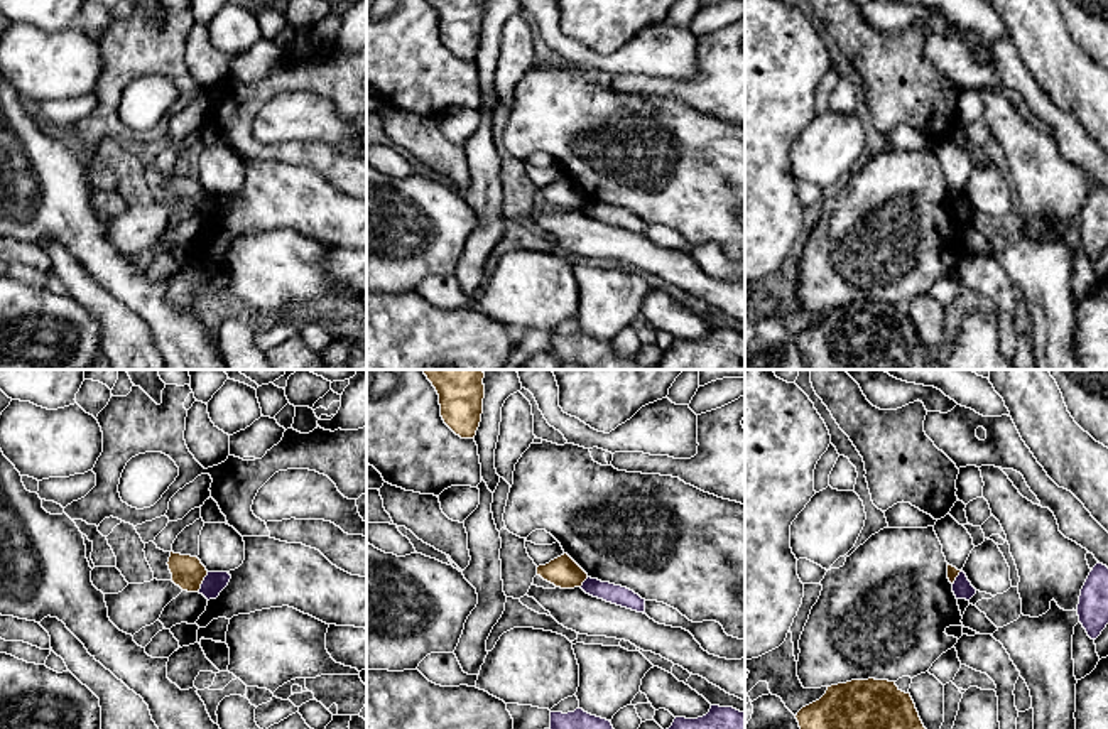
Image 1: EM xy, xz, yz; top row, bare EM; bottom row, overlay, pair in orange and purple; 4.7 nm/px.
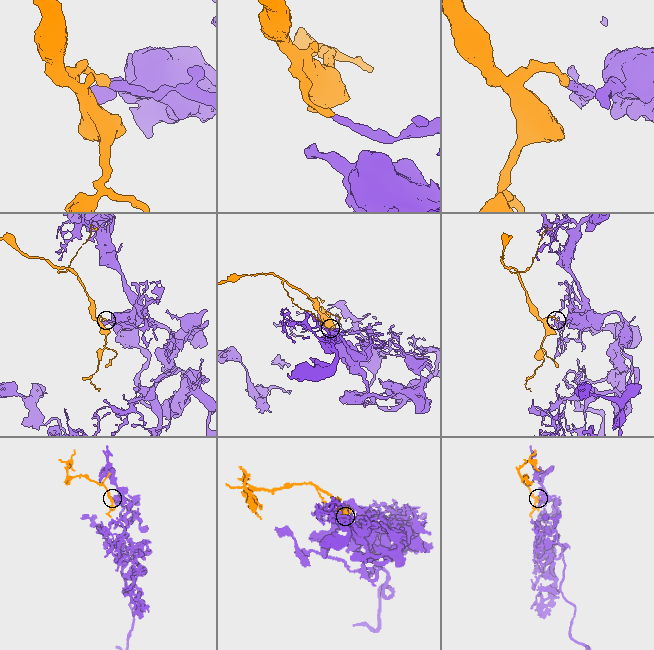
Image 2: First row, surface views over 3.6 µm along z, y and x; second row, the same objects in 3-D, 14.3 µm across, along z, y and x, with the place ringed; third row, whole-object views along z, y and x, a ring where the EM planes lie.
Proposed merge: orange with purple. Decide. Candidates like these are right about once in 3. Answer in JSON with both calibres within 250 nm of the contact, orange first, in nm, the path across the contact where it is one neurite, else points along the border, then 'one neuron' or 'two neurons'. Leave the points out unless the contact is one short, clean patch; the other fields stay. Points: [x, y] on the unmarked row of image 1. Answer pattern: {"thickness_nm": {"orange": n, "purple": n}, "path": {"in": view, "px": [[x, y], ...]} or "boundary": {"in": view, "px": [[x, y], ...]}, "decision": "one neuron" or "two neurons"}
{"thickness_nm": {"orange": 160, "purple": 100}, "boundary": {"in": "xy", "px": [[208, 194], [198, 213]]}, "decision": "two neurons"}

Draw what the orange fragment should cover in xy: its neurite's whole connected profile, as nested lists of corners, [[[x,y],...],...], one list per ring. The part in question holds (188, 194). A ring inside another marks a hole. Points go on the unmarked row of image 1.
[[[171,174],[167,187],[176,208],[187,214],[199,214],[208,192],[198,179]]]

